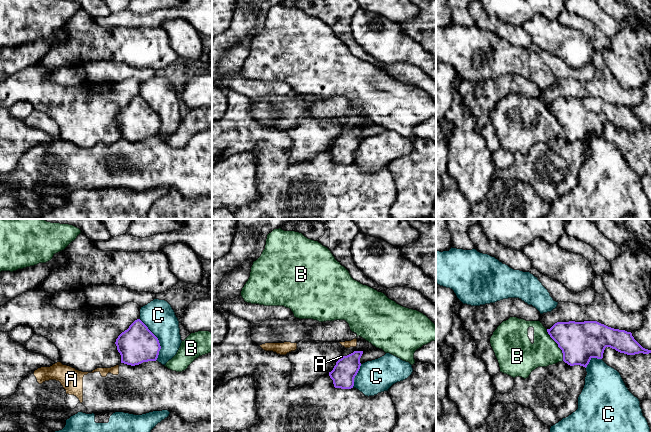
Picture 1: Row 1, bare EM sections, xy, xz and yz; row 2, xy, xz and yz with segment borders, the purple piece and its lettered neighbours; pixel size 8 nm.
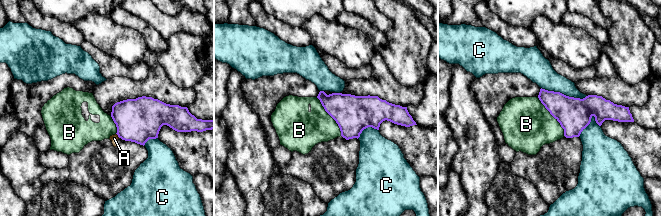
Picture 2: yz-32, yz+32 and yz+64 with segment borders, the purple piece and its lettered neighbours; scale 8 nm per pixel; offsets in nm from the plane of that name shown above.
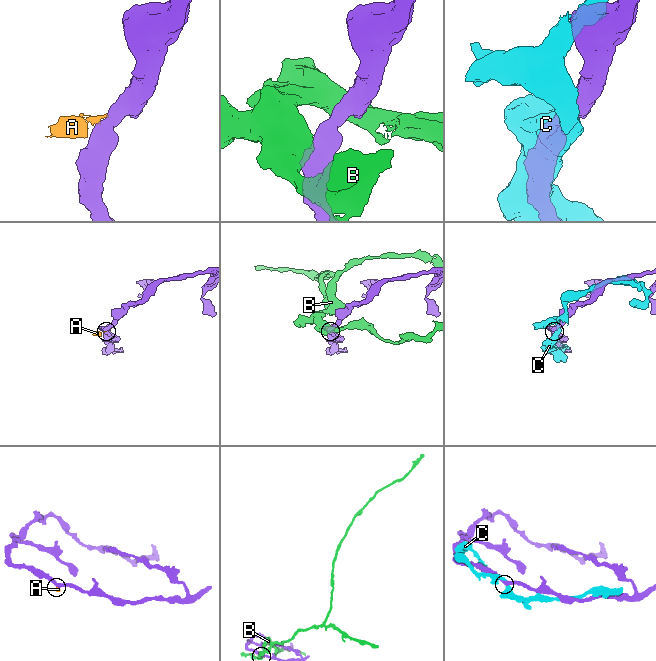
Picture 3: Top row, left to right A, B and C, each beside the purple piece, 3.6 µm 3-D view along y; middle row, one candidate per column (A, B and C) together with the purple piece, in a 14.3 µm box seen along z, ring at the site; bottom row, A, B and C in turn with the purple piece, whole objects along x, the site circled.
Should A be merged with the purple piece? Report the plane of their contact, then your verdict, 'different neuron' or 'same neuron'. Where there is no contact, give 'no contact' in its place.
contact in xz; different neuron

